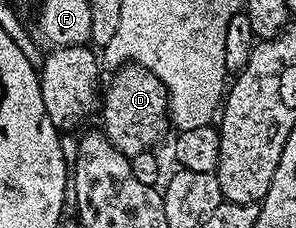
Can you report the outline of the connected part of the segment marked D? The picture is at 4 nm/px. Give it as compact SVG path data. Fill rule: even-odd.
M137 64L123 65L111 79L111 86L108 89L106 86L101 97L102 132L107 134L109 143L113 143L113 147L126 157L146 153L169 130L168 91L161 79Z

